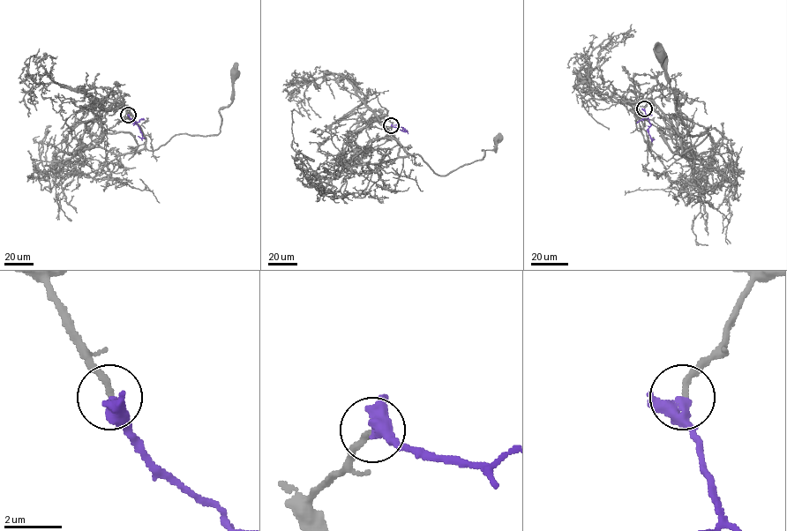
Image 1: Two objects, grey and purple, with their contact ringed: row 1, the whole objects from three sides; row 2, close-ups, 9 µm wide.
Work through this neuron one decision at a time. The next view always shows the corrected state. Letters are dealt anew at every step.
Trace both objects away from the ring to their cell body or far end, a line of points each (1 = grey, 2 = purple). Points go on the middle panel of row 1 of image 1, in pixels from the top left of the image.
1: (391, 125), (388, 130), (408, 154), (418, 154), (439, 175), (482, 159), (482, 150), (492, 150), (498, 139)
2: (391, 125), (406, 130), (400, 130)

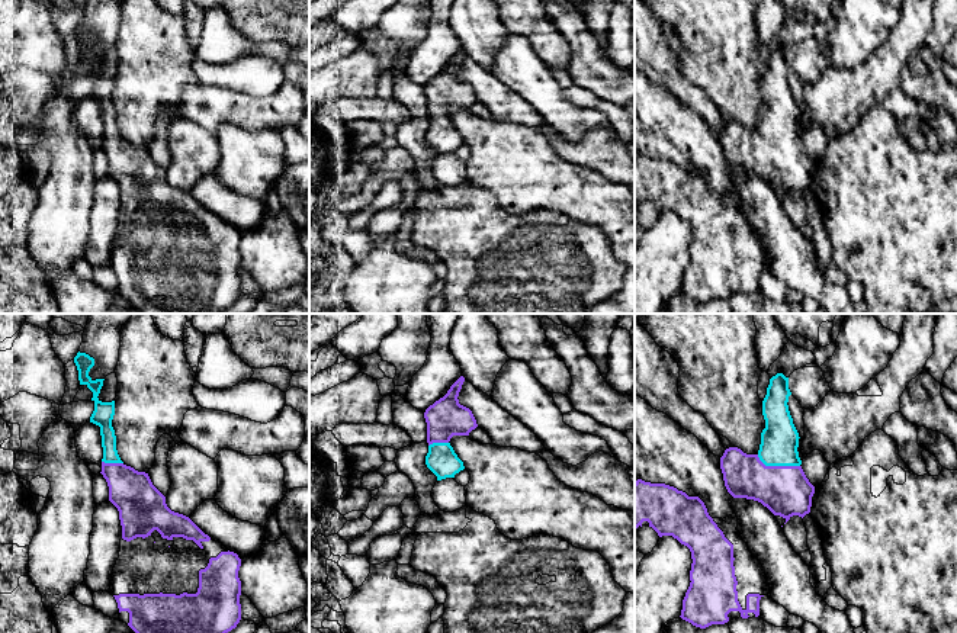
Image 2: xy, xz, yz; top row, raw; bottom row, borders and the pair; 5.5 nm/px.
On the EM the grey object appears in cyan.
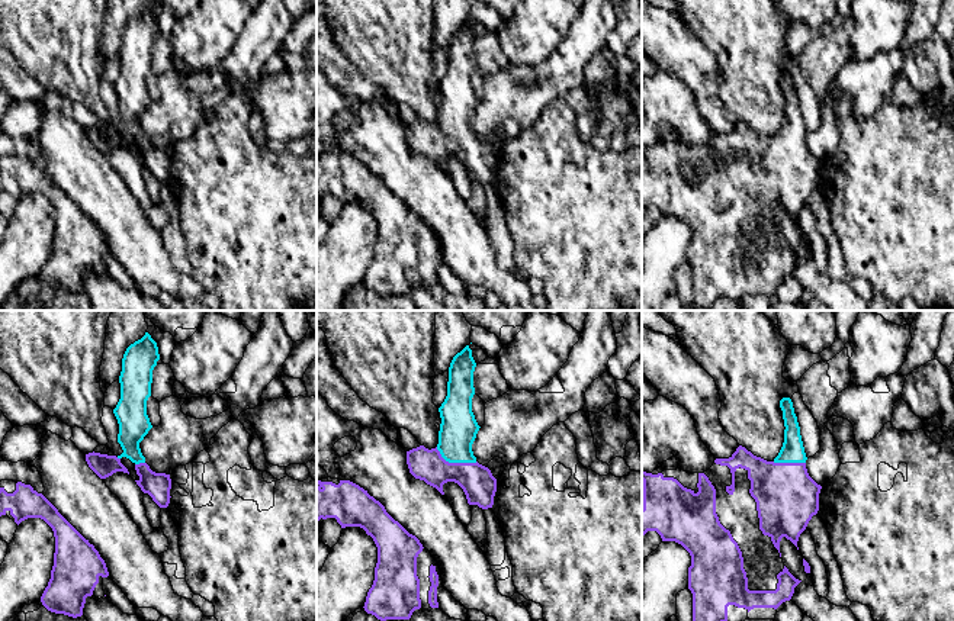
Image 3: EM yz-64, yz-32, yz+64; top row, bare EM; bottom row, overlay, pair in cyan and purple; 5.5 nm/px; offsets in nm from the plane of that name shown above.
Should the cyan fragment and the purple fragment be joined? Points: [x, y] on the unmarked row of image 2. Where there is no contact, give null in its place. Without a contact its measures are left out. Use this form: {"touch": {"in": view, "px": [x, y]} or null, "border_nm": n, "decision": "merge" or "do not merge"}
{"touch": {"in": "yz", "px": [777, 140]}, "border_nm": 240, "decision": "merge"}

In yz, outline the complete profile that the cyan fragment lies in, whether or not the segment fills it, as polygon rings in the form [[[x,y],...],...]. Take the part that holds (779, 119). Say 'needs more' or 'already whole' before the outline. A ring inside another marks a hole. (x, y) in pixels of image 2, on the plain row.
needs more; [[[777,48],[770,54],[767,70],[762,75],[765,103],[761,107],[761,119],[757,129],[746,129],[738,122],[729,122],[720,132],[720,144],[728,167],[733,173],[746,173],[761,177],[774,190],[786,197],[793,192],[805,192],[810,187],[815,161],[806,152],[799,132],[799,107],[789,86],[789,52]]]

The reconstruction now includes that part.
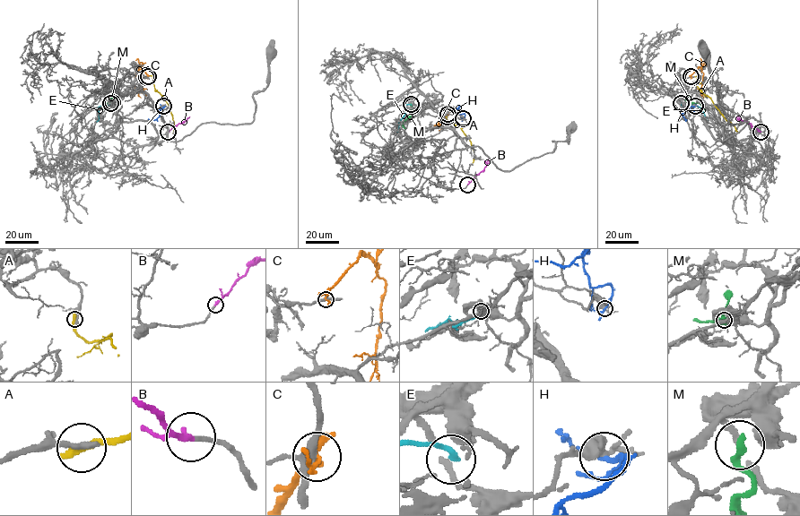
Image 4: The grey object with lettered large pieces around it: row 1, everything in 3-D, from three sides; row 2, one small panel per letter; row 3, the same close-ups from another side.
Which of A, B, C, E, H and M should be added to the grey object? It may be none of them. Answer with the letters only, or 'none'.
B

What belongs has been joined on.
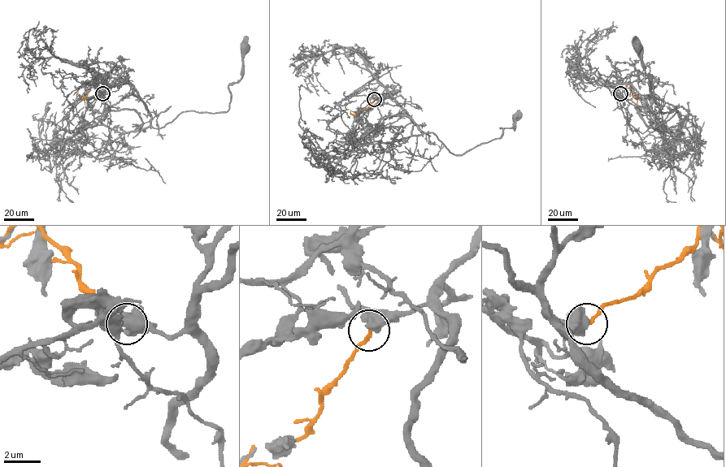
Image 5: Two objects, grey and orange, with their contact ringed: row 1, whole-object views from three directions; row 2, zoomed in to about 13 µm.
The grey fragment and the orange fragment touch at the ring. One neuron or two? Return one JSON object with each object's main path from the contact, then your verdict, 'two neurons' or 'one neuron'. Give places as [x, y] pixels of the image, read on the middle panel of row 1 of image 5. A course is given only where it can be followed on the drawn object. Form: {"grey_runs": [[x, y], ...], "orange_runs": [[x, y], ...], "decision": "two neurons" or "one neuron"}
{"grey_runs": [[374, 99], [388, 92], [423, 133], [433, 132], [455, 154], [500, 137], [500, 127], [510, 128], [517, 117]], "orange_runs": [[374, 99], [369, 107], [356, 115], [351, 114], [350, 110]], "decision": "two neurons"}

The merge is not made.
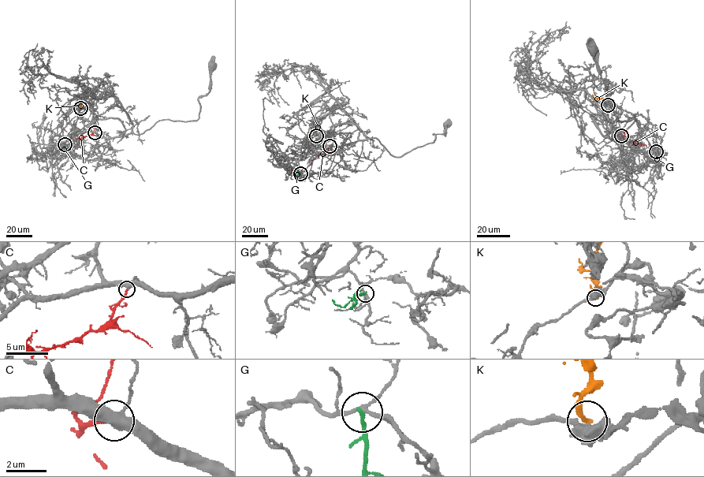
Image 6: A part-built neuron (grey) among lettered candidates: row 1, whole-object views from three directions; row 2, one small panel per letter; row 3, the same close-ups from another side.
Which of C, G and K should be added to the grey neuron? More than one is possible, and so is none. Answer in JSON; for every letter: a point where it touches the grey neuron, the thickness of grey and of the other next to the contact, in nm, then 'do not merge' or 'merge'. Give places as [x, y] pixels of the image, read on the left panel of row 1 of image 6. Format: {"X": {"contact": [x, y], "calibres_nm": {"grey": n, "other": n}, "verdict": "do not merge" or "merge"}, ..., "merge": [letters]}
{"C": {"contact": [94, 132], "calibres_nm": {"grey": 440, "other": 190}, "verdict": "merge"}, "G": {"contact": [65, 144], "calibres_nm": {"grey": 180, "other": 200}, "verdict": "do not merge"}, "K": {"contact": [80, 108], "calibres_nm": {"grey": 500, "other": 220}, "verdict": "do not merge"}, "merge": ["C"]}

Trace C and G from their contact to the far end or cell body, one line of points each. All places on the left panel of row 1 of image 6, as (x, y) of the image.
C: (94, 132), (72, 140)
G: (65, 144), (61, 157), (57, 156)

